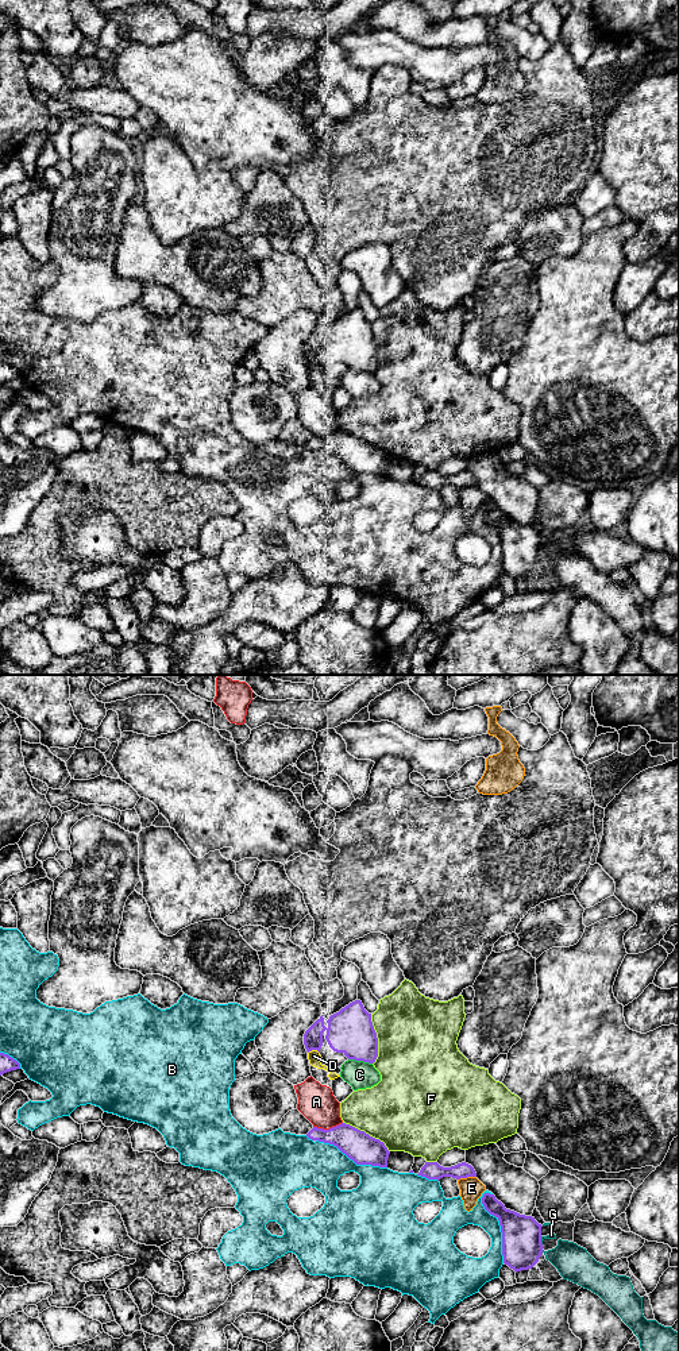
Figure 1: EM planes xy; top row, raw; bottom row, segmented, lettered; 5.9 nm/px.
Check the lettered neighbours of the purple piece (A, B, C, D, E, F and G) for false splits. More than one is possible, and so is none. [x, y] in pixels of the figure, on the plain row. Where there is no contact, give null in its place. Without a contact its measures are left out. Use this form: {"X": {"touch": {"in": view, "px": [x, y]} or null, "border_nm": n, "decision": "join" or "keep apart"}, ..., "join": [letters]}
{"A": {"touch": {"in": "xy", "px": [327, 439]}, "border_nm": 180, "decision": "keep apart"}, "B": {"touch": {"in": "xy", "px": [501, 536]}, "border_nm": 440, "decision": "keep apart"}, "C": {"touch": {"in": "xy", "px": [361, 369]}, "border_nm": 150, "decision": "keep apart"}, "D": {"touch": {"in": "xy", "px": [313, 358]}, "border_nm": 70, "decision": "keep apart"}, "E": {"touch": {"in": "xy", "px": [466, 486]}, "border_nm": 110, "decision": "keep apart"}, "F": {"touch": {"in": "xy", "px": [377, 348]}, "border_nm": 300, "decision": "keep apart"}, "G": {"touch": {"in": "xy", "px": [540, 549]}, "border_nm": 60, "decision": "keep apart"}, "join": []}

